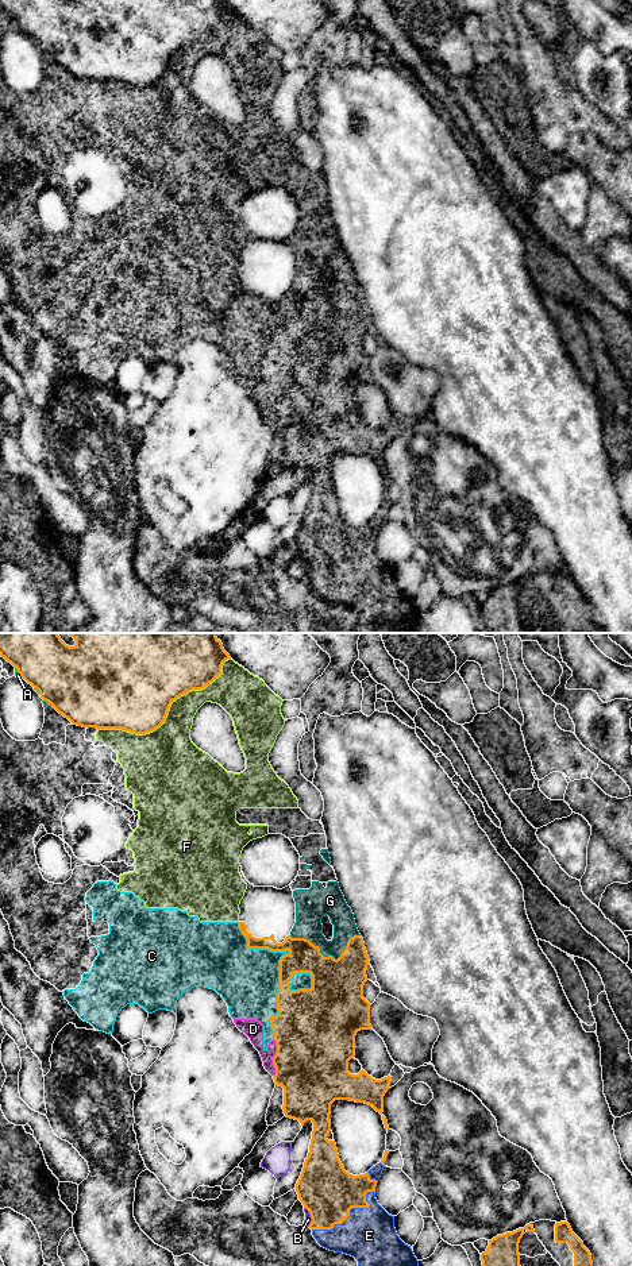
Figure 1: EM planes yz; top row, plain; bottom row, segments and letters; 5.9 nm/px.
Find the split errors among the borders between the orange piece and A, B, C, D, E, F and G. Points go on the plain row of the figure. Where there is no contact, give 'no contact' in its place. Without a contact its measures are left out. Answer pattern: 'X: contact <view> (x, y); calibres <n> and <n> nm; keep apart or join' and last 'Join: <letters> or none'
A: contact yz (18, 23); calibres 320 and 30 nm; keep apart
B: contact yz (311, 568); calibres 320 and 50 nm; keep apart
C: contact yz (280, 317); calibres 190 and 360 nm; keep apart
D: contact yz (272, 410); calibres 440 and 110 nm; keep apart
E: contact yz (349, 563); calibres 320 and 320 nm; keep apart
F: contact yz (166, 65); calibres 480 and 340 nm; keep apart
G: contact yz (326, 309); calibres 320 and 160 nm; keep apart
Join: none

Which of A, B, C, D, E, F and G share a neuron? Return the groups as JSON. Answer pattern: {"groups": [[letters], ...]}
{"groups": [["A", "C", "D", "E", "F", "G"], ["B"]]}

